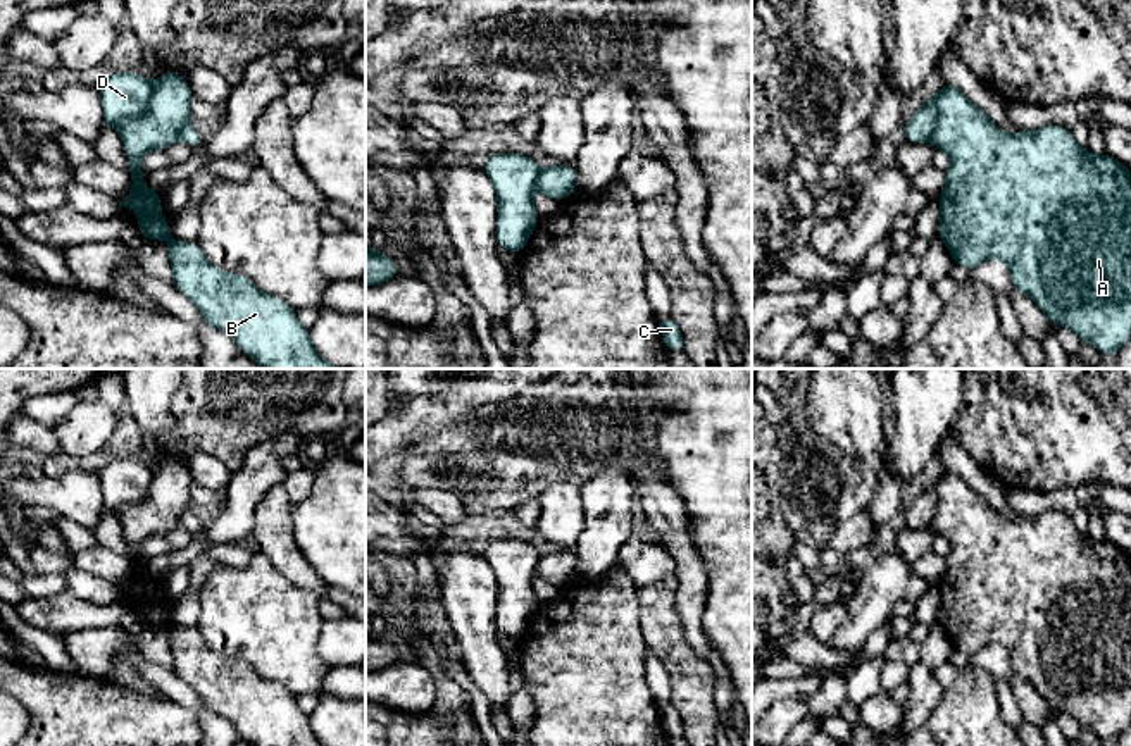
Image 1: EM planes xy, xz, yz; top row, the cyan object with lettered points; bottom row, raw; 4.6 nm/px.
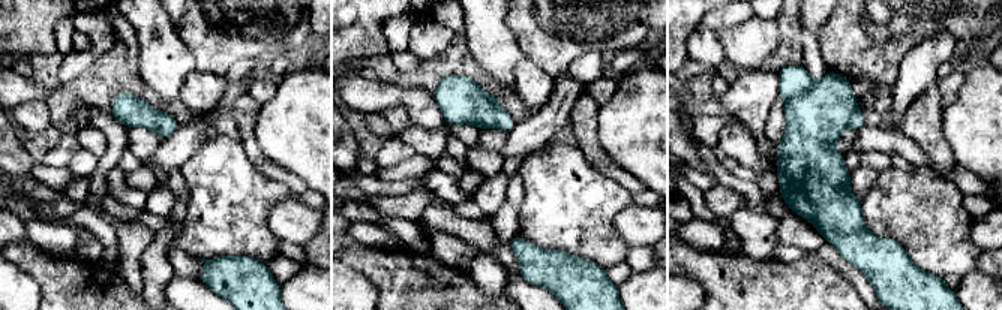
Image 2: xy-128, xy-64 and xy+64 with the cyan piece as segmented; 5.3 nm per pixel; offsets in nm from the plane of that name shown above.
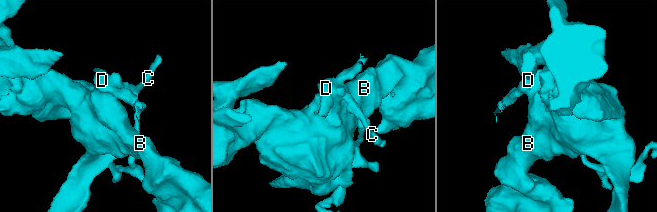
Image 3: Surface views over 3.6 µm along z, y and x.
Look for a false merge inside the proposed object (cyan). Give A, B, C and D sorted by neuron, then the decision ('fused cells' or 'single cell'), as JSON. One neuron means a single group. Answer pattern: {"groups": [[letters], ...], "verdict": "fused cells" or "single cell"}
{"groups": [["A", "B"], ["C", "D"]], "verdict": "fused cells"}

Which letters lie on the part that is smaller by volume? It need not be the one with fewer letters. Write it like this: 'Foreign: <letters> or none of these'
Foreign: C, D

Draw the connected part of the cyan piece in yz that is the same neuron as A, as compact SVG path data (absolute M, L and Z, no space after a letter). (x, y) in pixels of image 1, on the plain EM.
M943 469L940 474L936 494L931 529L950 544L945 556L947 569L938 584L941 596L938 624L950 636L952 648L971 656L988 644L1002 644L1009 651L1014 674L1029 682L1057 713L1074 717L1081 727L1093 730L1100 741L1117 741L1131 724L1131 556L1109 539L1095 541L1081 534L1071 515L1062 512L1045 512L1034 517L1019 515L1015 520L1007 520L960 474L950 469Z

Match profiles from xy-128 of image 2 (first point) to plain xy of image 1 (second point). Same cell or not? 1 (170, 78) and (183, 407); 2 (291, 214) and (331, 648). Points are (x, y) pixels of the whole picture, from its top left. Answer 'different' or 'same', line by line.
1: different
2: same

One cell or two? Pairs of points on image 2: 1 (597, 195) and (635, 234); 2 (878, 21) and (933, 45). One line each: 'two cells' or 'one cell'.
1: two cells
2: two cells

